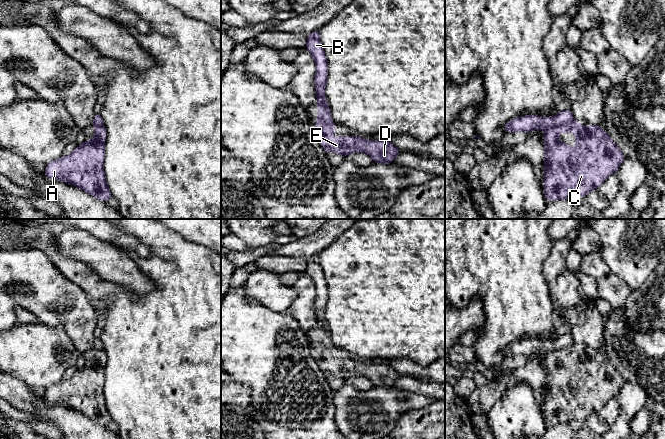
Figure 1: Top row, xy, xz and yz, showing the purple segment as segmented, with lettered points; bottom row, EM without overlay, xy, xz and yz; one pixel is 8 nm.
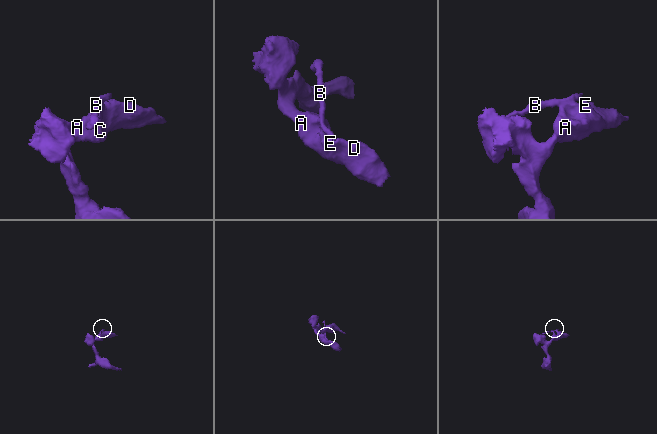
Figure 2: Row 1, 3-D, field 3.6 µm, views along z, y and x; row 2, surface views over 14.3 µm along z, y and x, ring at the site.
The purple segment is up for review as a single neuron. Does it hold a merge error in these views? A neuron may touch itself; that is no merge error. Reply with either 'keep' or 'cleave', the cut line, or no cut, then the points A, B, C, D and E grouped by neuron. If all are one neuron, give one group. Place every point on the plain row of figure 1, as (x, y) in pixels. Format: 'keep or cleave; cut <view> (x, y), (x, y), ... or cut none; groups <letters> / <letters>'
cleave; cut yz (568, 345), (549, 351); groups A C D E / B

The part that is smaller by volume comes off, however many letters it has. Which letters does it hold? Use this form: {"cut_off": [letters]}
{"cut_off": ["B"]}

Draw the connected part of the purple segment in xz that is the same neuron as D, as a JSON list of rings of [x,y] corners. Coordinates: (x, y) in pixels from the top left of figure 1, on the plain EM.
[[[353,358],[350,363],[346,363],[345,359],[338,360],[339,363],[319,365],[326,378],[333,375],[347,381],[351,377],[365,376],[371,380],[374,387],[393,388],[395,380],[402,375],[385,363],[369,365]]]

